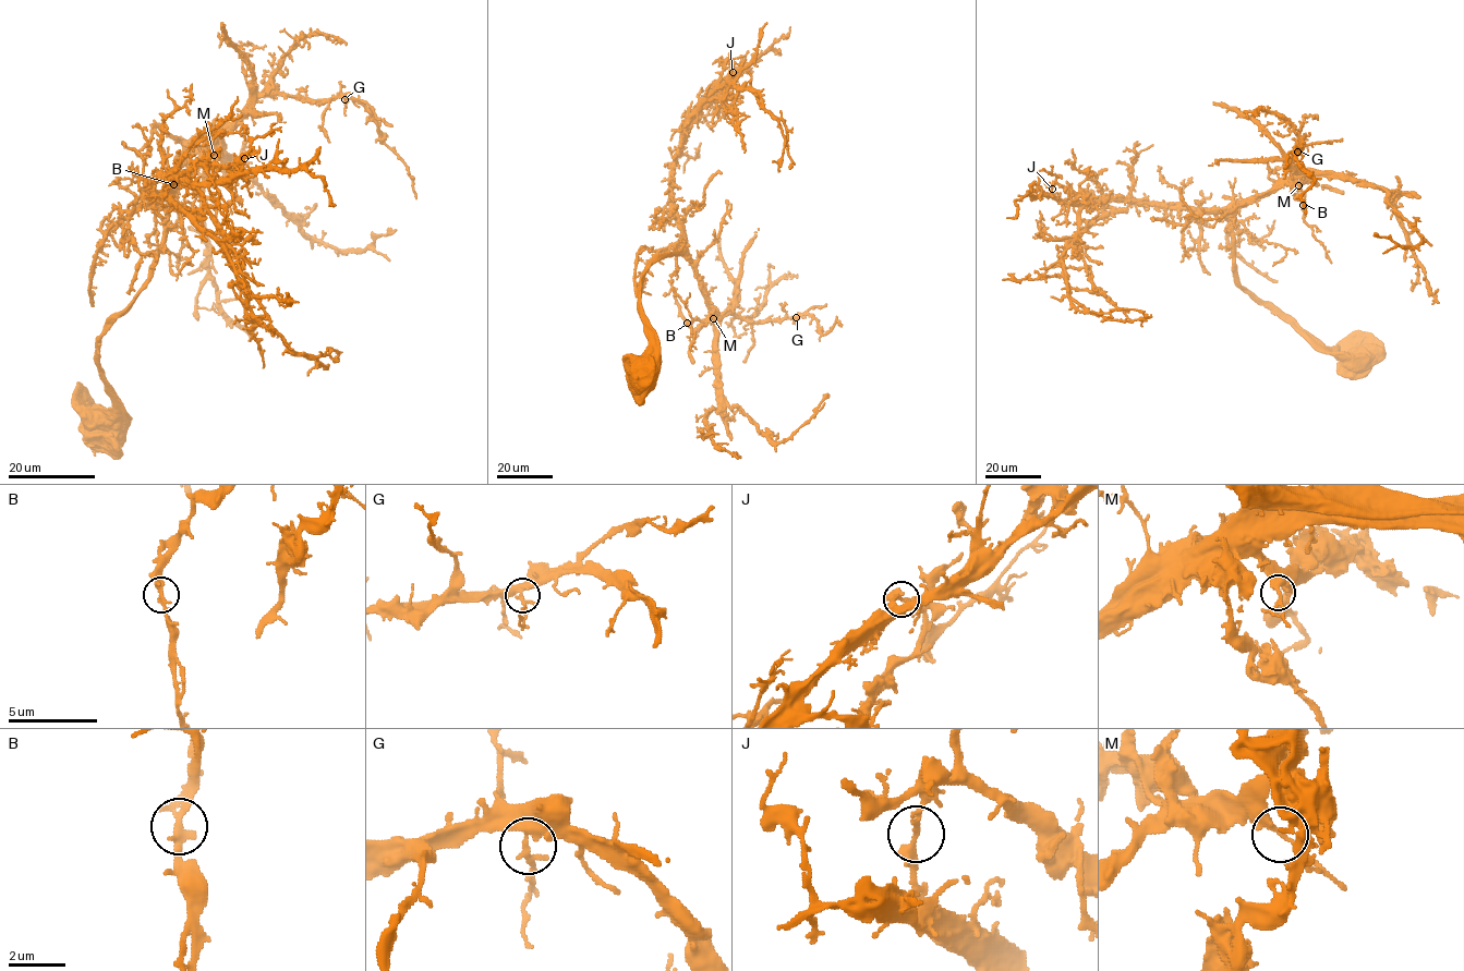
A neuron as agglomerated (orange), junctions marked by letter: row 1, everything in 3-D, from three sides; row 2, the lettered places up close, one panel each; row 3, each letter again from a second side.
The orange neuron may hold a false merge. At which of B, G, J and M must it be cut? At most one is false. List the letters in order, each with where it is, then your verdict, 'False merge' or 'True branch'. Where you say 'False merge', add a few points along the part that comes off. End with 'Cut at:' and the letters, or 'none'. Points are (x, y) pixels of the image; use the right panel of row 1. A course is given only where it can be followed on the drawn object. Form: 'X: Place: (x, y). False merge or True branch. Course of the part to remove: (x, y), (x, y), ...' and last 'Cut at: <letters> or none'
B: Place: (1303, 205). True branch
G: Place: (1297, 152). True branch
J: Place: (1052, 189). False merge. Course of the part to remove: (1052, 189), (1060, 183), (1113, 208), (1066, 247), (1063, 271), (1071, 296), (1089, 312), (1132, 308), (1149, 317)
M: Place: (1298, 185). True branch
Cut at: J

